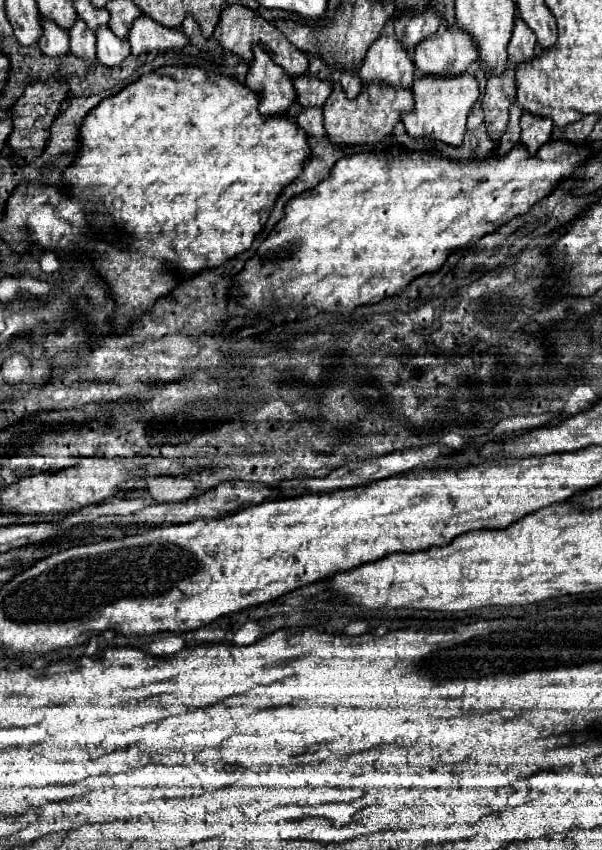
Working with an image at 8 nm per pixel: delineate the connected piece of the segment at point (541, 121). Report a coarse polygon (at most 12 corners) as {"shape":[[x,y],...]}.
{"shape":[[523,112],[521,142],[535,154],[549,142],[551,120]]}

